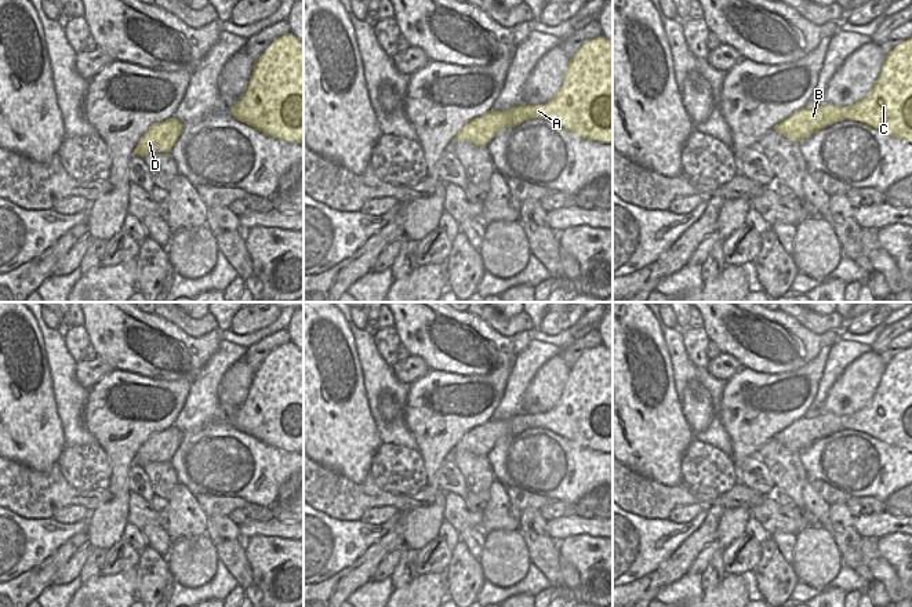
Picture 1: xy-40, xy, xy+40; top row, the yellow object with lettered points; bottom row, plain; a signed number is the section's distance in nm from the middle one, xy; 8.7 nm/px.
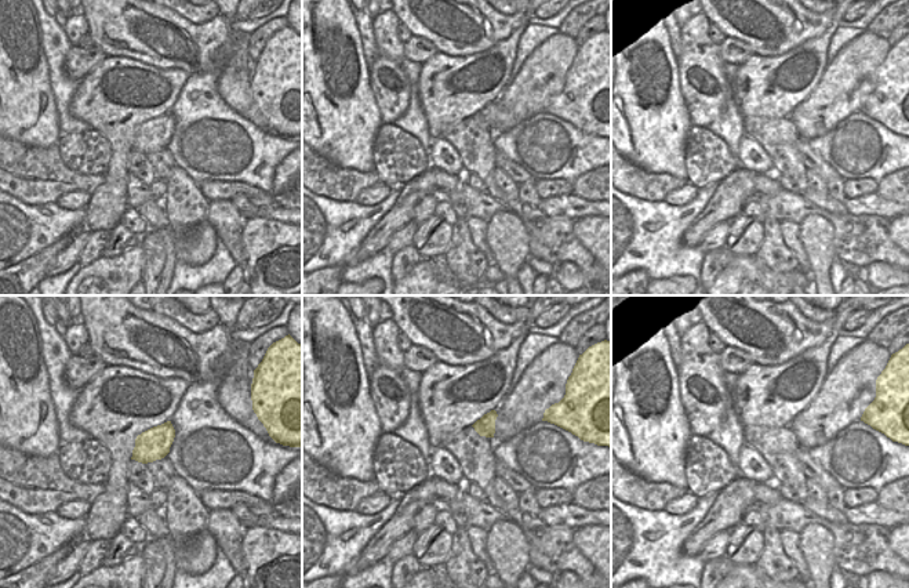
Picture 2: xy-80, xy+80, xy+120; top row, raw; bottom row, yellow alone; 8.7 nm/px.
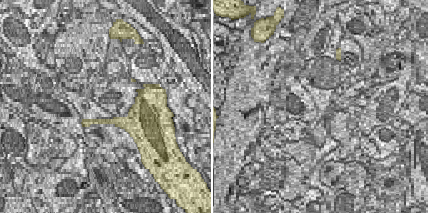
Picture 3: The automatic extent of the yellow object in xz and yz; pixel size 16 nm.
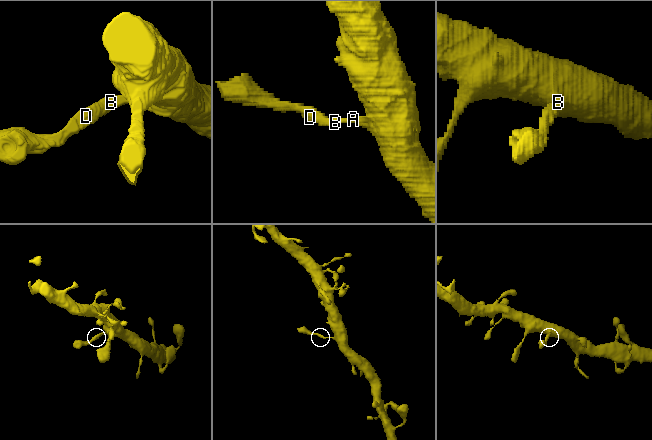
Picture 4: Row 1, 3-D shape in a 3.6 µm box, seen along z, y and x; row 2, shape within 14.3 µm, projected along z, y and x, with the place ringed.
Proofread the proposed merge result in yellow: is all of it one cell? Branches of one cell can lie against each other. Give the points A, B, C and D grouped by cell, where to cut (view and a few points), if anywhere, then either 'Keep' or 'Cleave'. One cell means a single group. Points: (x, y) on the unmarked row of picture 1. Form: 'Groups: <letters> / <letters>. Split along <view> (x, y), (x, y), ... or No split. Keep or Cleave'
Groups: A B C D. No split. Keep

